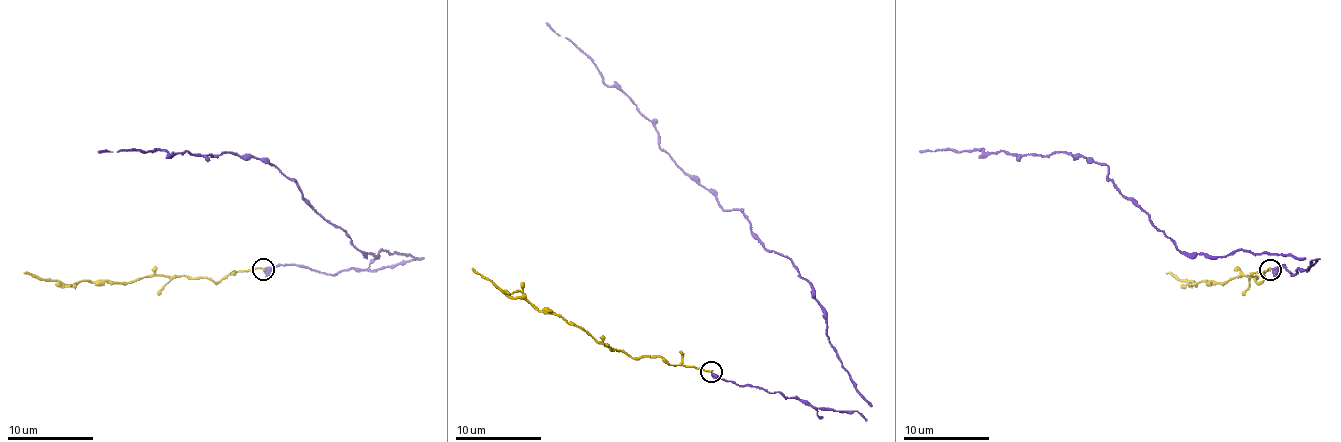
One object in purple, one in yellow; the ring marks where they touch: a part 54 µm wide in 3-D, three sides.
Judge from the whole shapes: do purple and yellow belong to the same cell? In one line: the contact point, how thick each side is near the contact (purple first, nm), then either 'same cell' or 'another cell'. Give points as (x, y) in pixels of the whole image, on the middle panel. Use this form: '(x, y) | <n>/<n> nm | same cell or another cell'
(711, 371) | 280/160 nm | same cell

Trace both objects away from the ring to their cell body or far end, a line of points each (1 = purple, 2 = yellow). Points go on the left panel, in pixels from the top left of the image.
1: (264, 269), (291, 264), (336, 275), (422, 258), (383, 249), (362, 254), (291, 179), (261, 159), (97, 151)
2: (264, 269), (227, 273), (219, 281), (150, 275), (131, 281), (75, 286), (24, 273)

